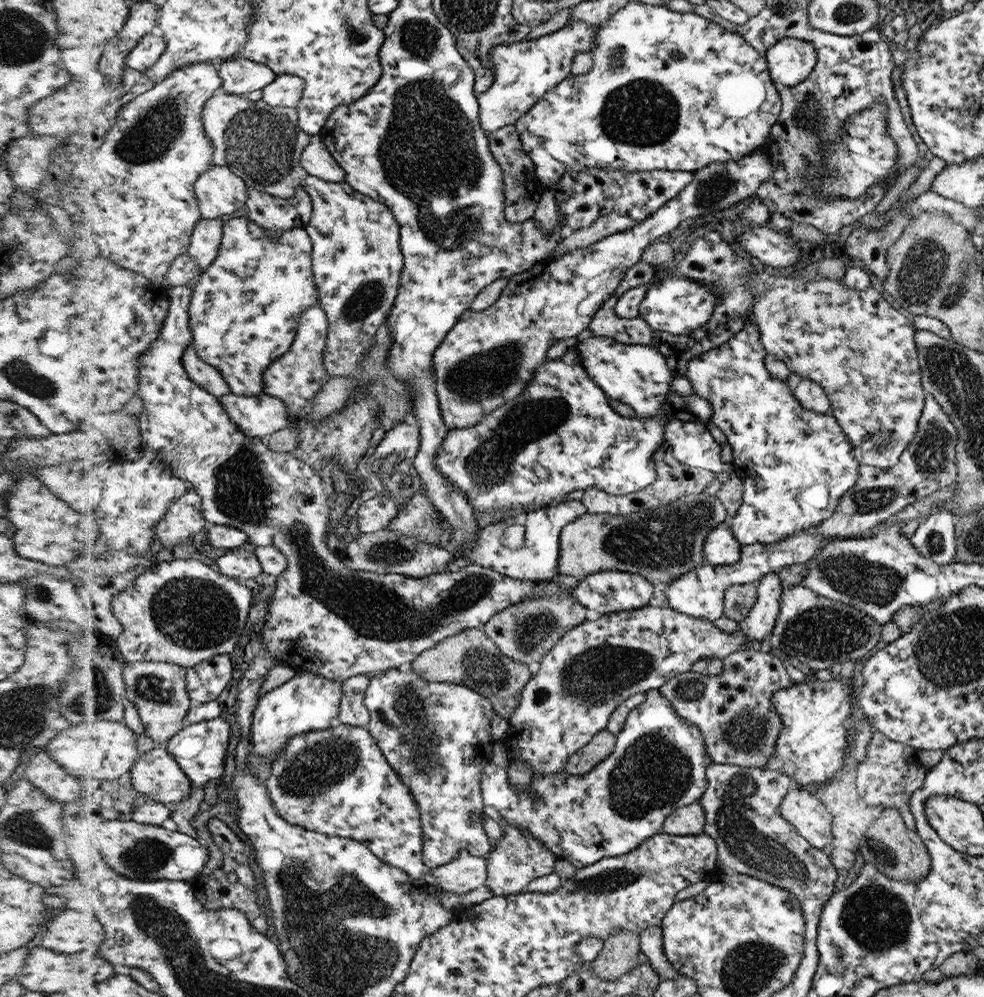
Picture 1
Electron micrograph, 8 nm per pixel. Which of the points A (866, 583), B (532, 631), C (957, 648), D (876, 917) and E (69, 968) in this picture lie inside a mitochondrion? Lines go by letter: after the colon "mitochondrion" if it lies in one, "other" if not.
A: mitochondrion
B: mitochondrion
C: mitochondrion
D: mitochondrion
E: other

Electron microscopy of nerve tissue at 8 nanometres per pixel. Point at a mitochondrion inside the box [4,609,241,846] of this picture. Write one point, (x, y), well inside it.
(99, 700)

